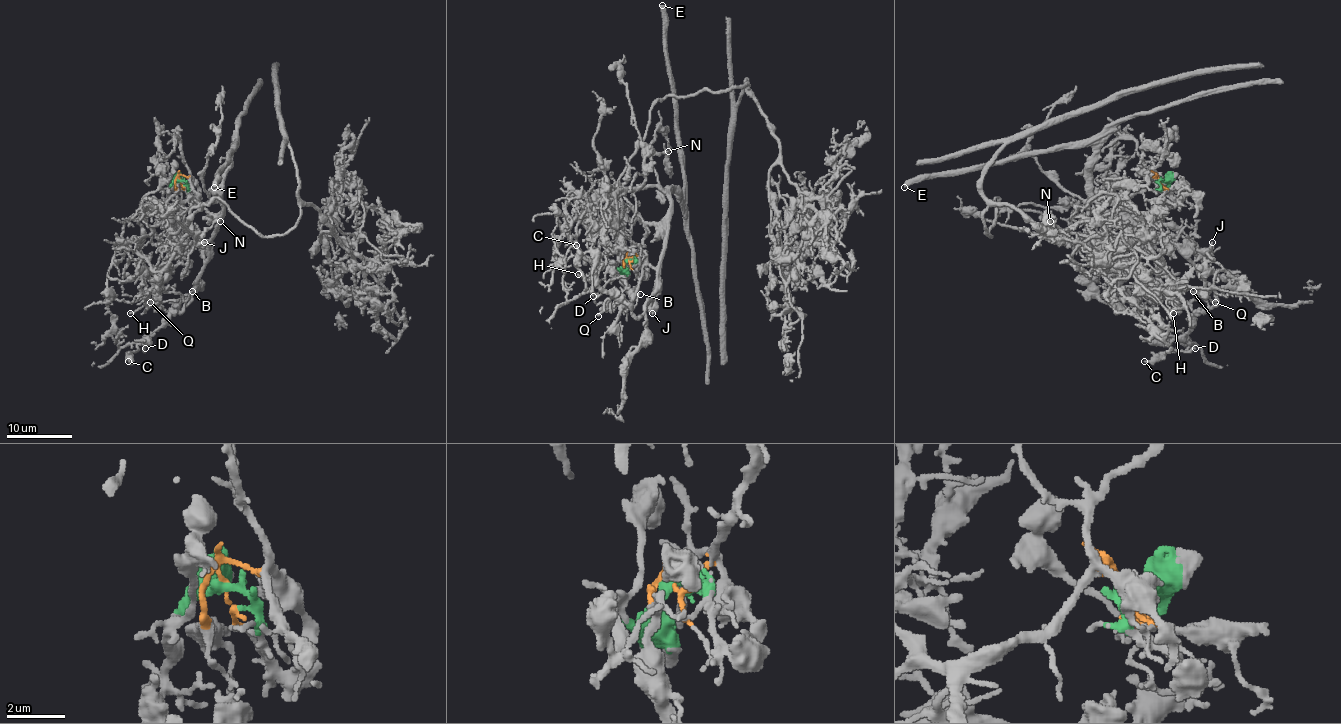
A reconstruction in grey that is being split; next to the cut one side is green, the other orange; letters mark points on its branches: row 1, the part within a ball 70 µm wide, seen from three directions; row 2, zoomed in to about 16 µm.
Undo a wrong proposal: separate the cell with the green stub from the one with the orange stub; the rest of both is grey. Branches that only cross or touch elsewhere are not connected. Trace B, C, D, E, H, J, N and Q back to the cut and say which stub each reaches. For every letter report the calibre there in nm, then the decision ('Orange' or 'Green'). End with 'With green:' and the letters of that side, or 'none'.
B: Thickness 150 nm. Orange
C: Thickness 200 nm. Orange
D: Thickness 180 nm. Orange
E: Thickness 480 nm. Orange
H: Thickness 160 nm. Orange
J: Thickness 170 nm. Orange
N: Thickness 260 nm. Orange
Q: Thickness 170 nm. Orange
With green: none

